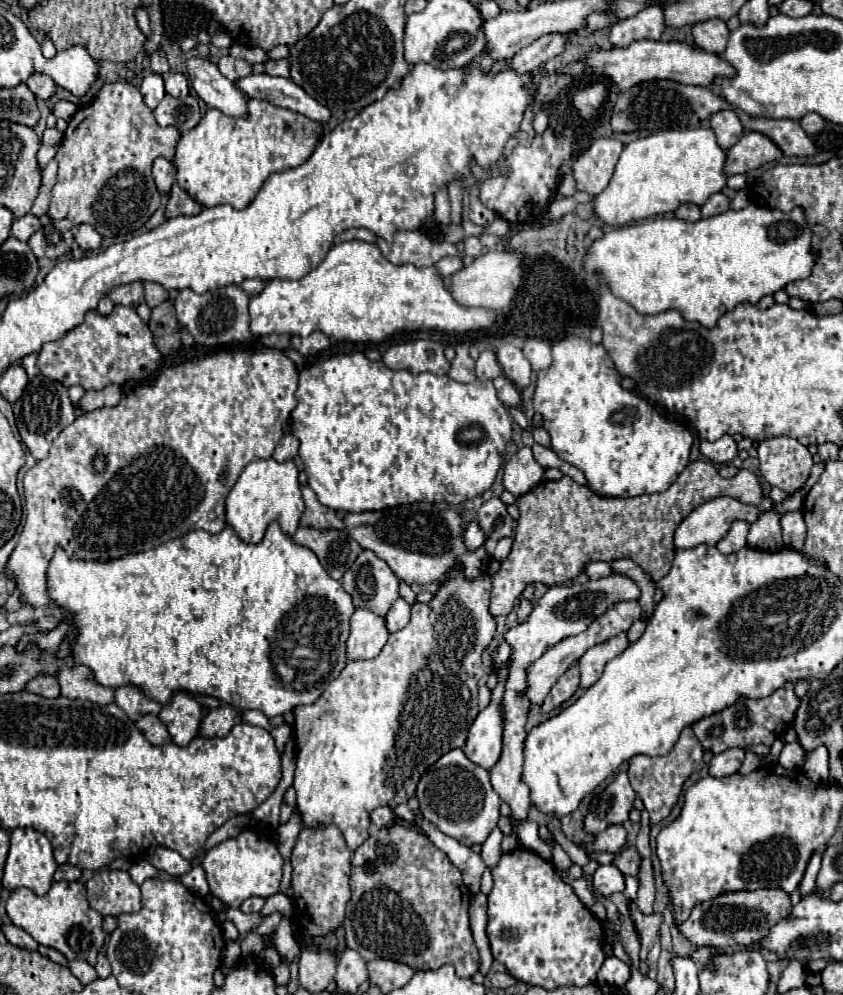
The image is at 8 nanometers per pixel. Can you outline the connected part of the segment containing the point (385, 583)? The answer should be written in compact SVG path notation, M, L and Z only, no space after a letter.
M362 551L350 571L342 577L342 585L352 595L356 607L370 607L378 615L386 615L398 593L398 577L372 551Z

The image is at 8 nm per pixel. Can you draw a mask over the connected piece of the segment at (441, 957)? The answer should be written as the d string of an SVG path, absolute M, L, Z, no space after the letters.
M394 825L388 829L378 829L376 833L372 833L354 853L352 853L352 875L350 875L350 885L352 885L352 899L346 905L346 921L344 921L344 931L346 931L346 945L354 951L360 953L360 957L364 961L372 961L372 959L392 959L392 961L400 961L406 963L410 967L418 969L430 969L436 971L442 965L454 965L456 967L456 975L466 979L472 977L478 971L478 949L472 941L472 933L470 933L470 923L468 923L468 905L470 905L470 891L468 887L464 887L462 883L462 873L452 865L452 861L446 857L446 853L442 853L438 847L434 847L426 835L418 833L416 829L408 829L404 825Z

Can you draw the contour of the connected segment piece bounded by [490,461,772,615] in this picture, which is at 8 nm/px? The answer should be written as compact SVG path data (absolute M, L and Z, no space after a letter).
M692 461L672 487L662 493L630 499L600 497L578 485L568 475L560 481L542 481L526 495L518 497L520 519L516 523L514 545L500 569L490 575L490 615L508 615L528 583L560 585L574 579L588 561L632 559L652 579L662 579L674 559L674 531L704 501L714 497L734 497L768 511L772 501L762 497L762 489L752 471L740 469L736 477L724 479L708 461Z

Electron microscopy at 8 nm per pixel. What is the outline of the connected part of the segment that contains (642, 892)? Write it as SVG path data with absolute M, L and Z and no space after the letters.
M644 857L640 861L640 871L638 871L636 877L638 877L638 883L640 883L636 905L644 915L650 915L652 913L652 901L654 901L654 877L652 877L650 857Z

